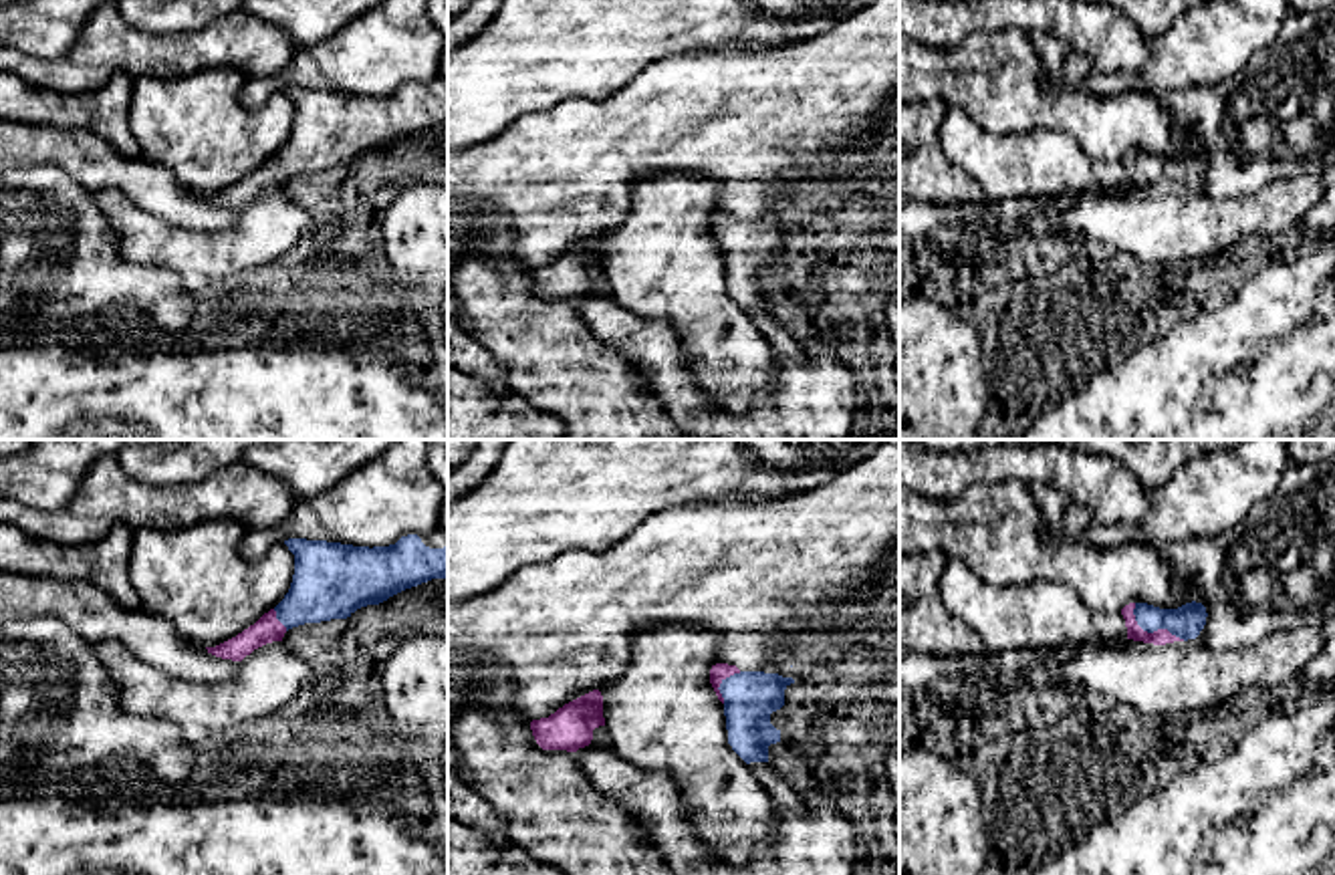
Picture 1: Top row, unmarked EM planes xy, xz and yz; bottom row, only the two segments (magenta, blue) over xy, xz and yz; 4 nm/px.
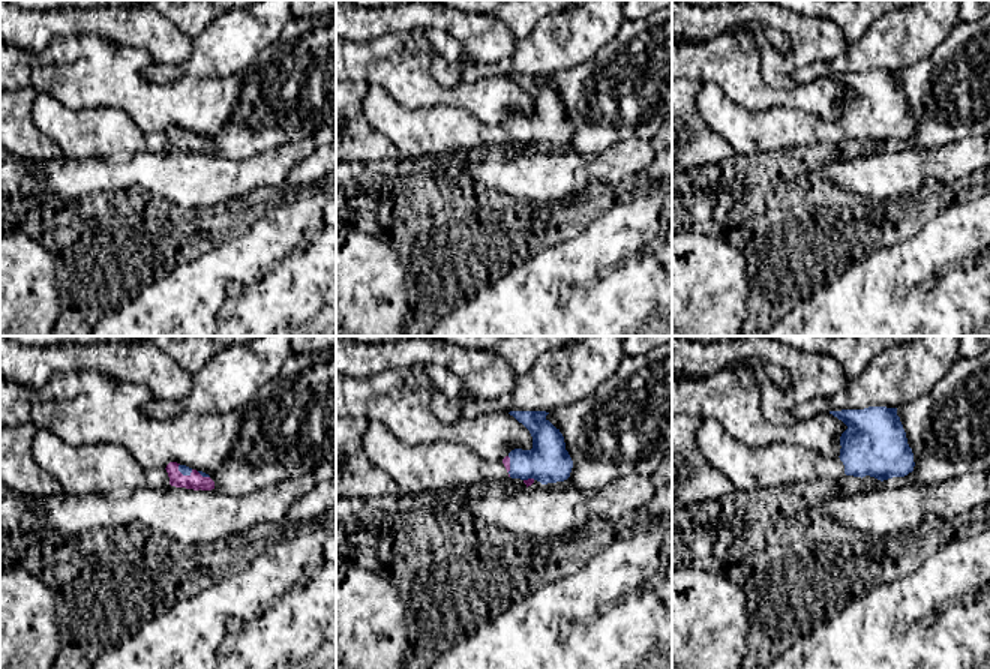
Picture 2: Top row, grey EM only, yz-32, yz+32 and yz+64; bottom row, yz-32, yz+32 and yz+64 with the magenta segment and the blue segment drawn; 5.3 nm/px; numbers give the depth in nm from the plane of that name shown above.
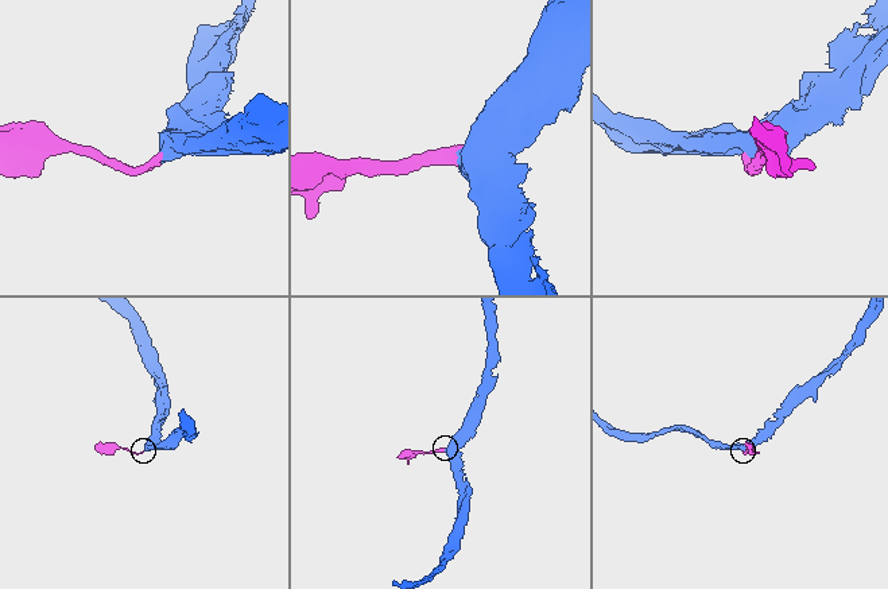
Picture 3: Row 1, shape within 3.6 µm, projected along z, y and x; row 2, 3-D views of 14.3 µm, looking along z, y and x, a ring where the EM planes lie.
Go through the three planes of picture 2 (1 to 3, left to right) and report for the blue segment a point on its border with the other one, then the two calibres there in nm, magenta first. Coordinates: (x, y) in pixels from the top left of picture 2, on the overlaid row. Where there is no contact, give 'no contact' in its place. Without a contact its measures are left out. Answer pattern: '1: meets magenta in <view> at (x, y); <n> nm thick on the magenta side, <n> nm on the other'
1: meets magenta in yz-32 at (180, 473); 90 nm thick on the magenta side, 50 nm on the other
2: meets magenta in yz+32 at (509, 467); 50 nm thick on the magenta side, 220 nm on the other
3: no contact

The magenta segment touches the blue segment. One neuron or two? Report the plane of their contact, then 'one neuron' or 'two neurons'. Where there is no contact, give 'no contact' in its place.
contact in yz; one neuron

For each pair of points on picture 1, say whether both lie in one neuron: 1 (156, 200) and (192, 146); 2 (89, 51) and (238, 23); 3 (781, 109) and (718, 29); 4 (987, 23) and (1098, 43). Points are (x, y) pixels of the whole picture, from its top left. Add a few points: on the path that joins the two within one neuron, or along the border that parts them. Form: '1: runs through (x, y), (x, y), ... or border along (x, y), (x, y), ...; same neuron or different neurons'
1: border along (142, 154), (160, 162), (190, 190), (204, 196); different neurons
2: runs through (126, 51), (202, 51); same neuron
3: border along (779, 43), (753, 49), (690, 49), (686, 53); different neurons
4: runs through (1015, 21), (1069, 21); same neuron

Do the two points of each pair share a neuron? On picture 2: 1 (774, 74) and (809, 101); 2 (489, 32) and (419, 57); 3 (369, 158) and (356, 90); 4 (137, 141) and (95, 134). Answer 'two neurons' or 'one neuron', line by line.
1: two neurons
2: two neurons
3: one neuron
4: one neuron

